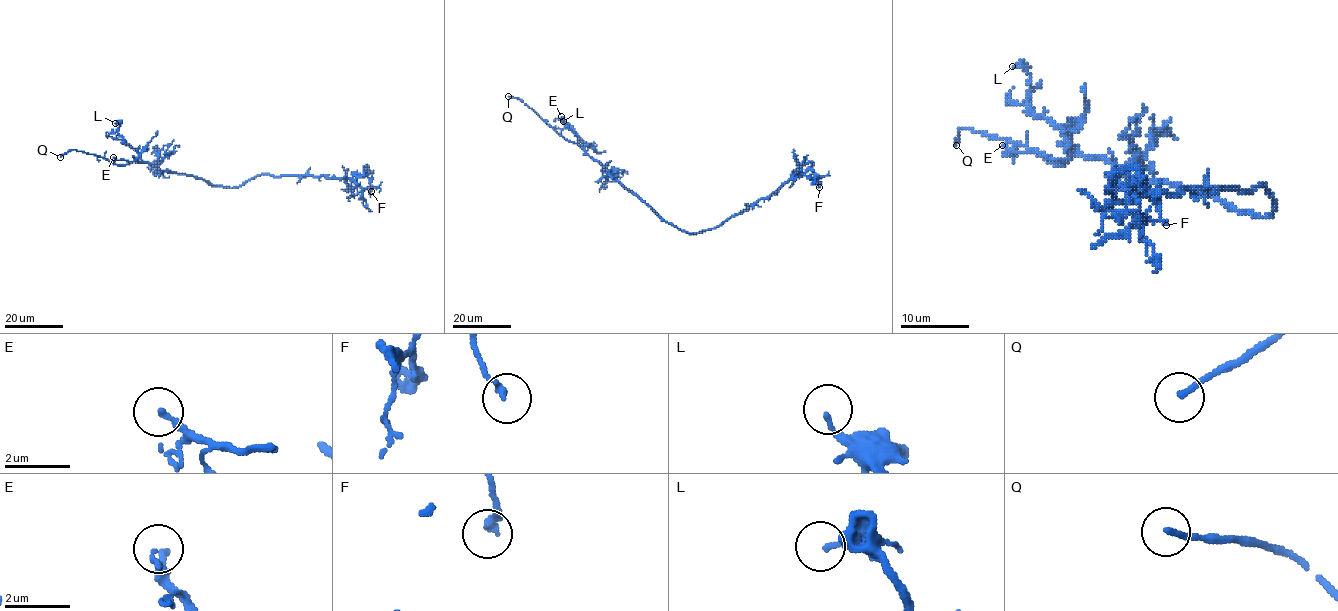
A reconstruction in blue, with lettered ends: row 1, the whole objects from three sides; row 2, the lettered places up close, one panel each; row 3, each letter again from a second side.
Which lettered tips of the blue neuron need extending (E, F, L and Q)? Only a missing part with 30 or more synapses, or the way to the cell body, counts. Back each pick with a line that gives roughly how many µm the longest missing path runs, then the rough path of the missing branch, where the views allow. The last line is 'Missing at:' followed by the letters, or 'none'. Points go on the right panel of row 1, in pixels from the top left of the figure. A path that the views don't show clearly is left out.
Q: missing 35 µm; course (956, 145), (965, 174), (963, 179), (965, 170), (994, 131), (995, 112)
Missing at: Q

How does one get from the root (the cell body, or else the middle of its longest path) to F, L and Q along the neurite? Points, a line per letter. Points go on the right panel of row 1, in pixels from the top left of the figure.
F: (1253, 215), (1274, 209), (1263, 186), (1118, 201), (1108, 186), (1125, 167), (1139, 174), (1166, 225)
L: (1253, 215), (1197, 191), (1132, 180), (1106, 158), (1076, 153), (1058, 128), (1031, 110), (1029, 75), (1012, 66)
Q: (1253, 215), (1197, 191), (1132, 180), (1106, 158), (1052, 163), (1023, 145), (966, 128), (956, 145)

